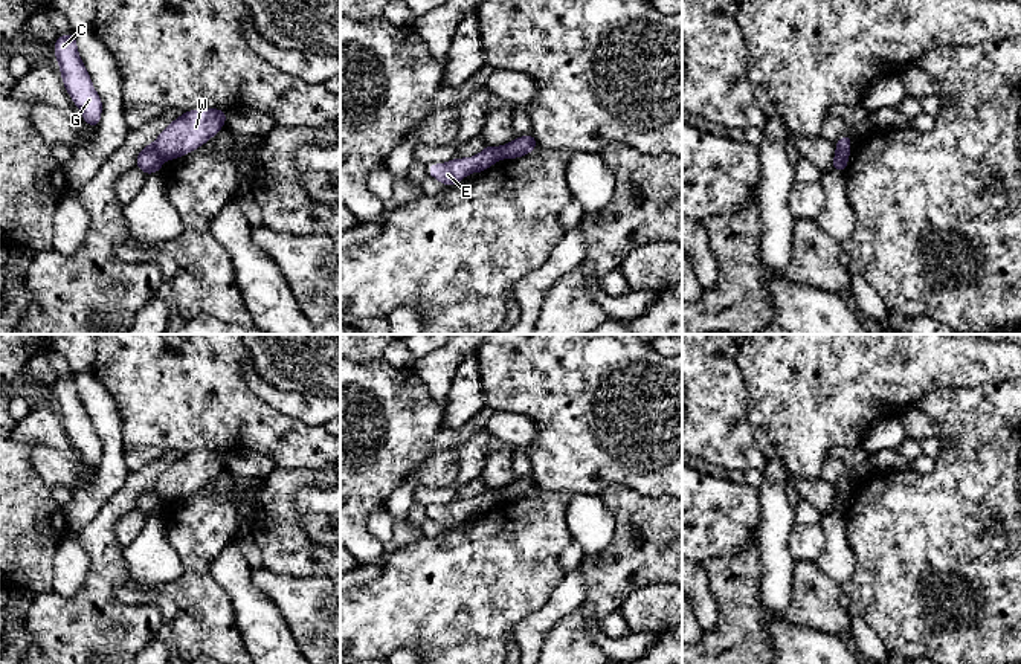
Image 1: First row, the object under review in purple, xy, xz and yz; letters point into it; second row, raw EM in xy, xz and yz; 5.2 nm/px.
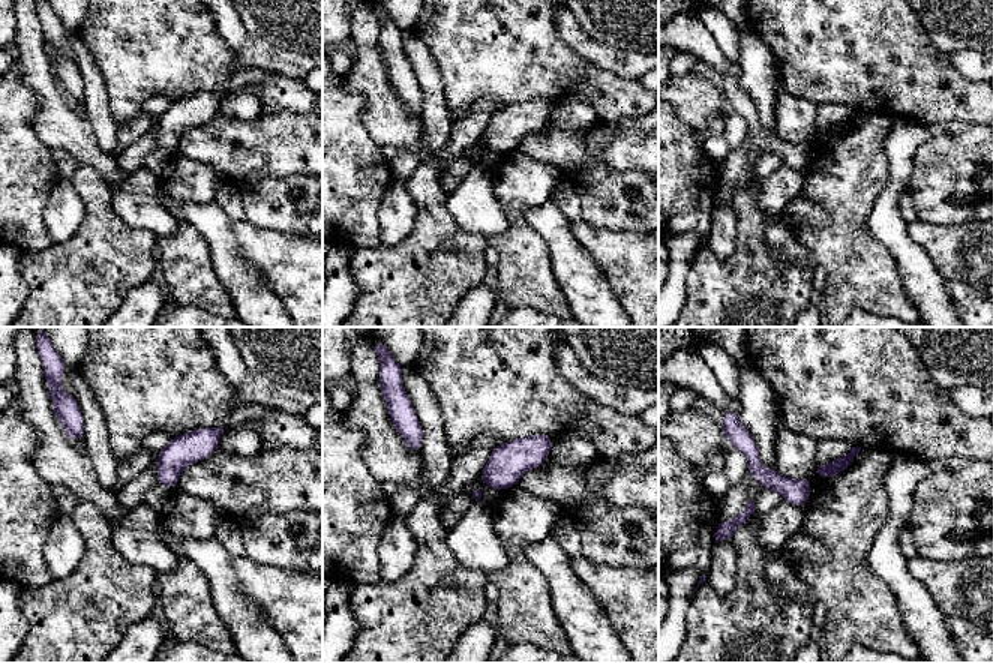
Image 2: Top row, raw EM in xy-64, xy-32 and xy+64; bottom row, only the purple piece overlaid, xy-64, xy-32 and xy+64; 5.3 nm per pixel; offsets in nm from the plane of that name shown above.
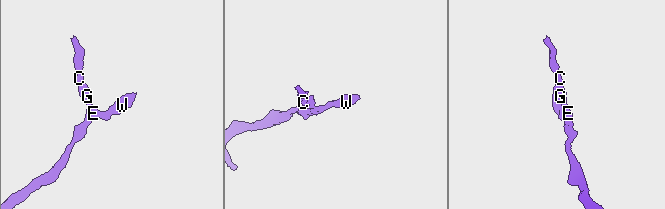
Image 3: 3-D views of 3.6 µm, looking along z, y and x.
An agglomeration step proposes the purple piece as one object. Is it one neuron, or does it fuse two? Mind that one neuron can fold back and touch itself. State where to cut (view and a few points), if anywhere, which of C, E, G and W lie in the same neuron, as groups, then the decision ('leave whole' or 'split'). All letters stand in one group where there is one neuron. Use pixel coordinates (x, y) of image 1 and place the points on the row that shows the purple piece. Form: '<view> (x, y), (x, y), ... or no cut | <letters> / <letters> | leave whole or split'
xy (150, 145), (165, 159) | C E G / W | split

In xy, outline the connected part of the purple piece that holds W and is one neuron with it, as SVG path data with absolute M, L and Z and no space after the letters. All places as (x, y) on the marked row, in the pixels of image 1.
M197 108L183 111L174 122L168 124L151 147L165 159L182 157L220 133L226 125L226 110Z

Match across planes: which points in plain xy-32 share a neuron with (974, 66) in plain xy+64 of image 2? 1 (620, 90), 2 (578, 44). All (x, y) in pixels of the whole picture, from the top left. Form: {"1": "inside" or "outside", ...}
{"1": "outside", "2": "inside"}

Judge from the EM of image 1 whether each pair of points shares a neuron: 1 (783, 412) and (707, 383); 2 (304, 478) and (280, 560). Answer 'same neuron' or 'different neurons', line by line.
1: different neurons
2: same neuron

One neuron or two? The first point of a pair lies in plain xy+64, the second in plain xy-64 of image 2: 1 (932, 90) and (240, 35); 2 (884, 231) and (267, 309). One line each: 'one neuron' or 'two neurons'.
1: two neurons
2: one neuron

